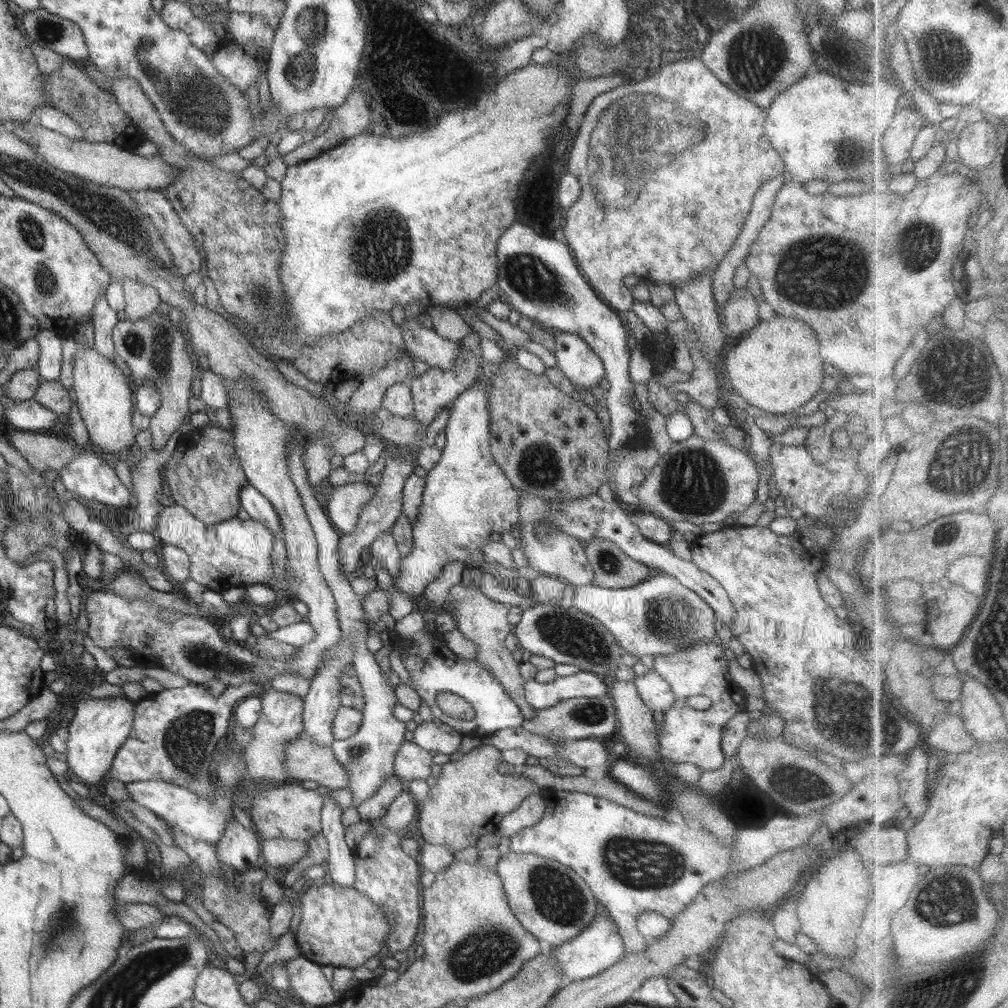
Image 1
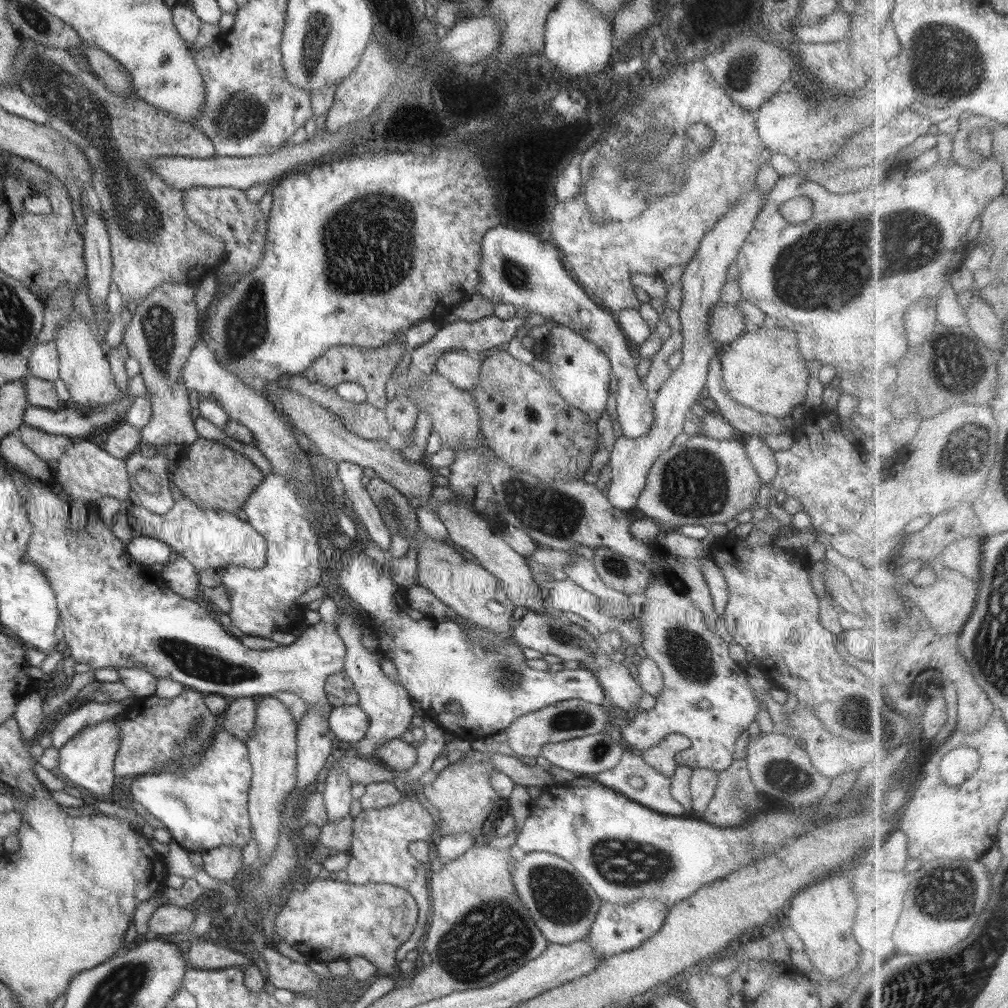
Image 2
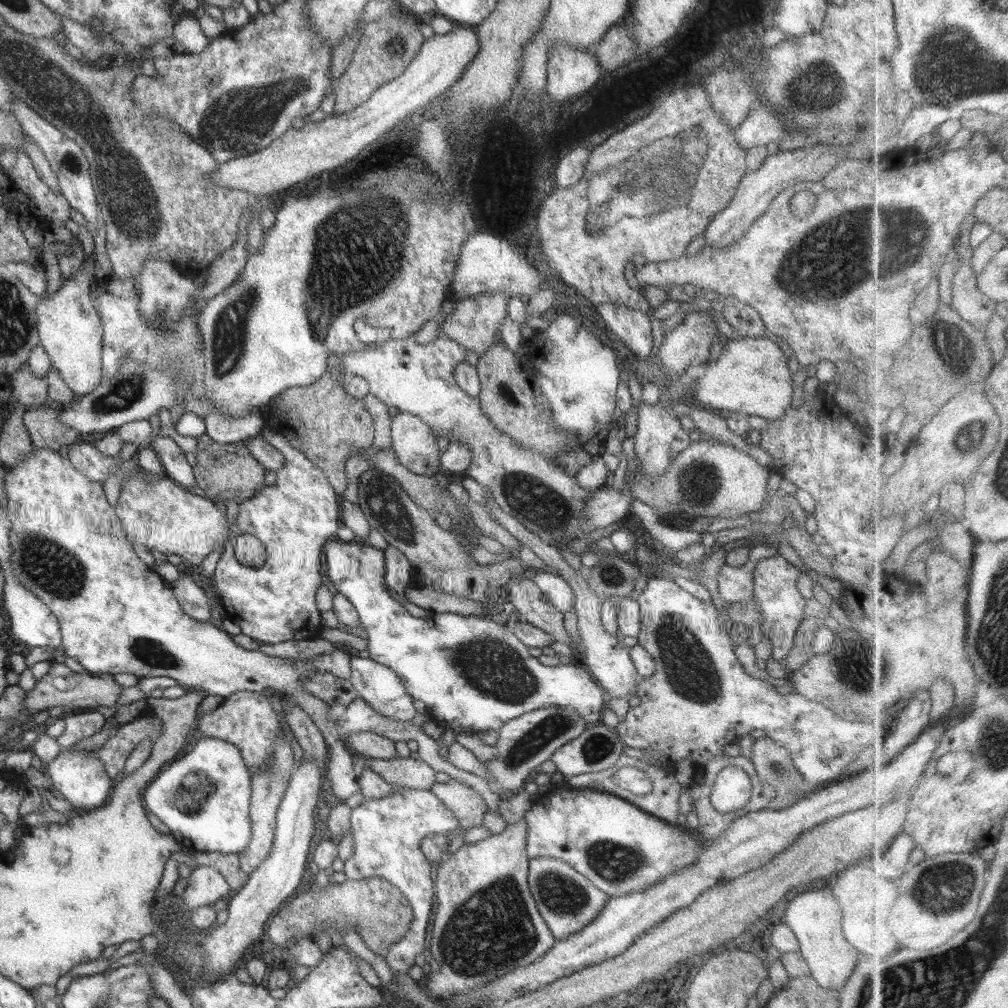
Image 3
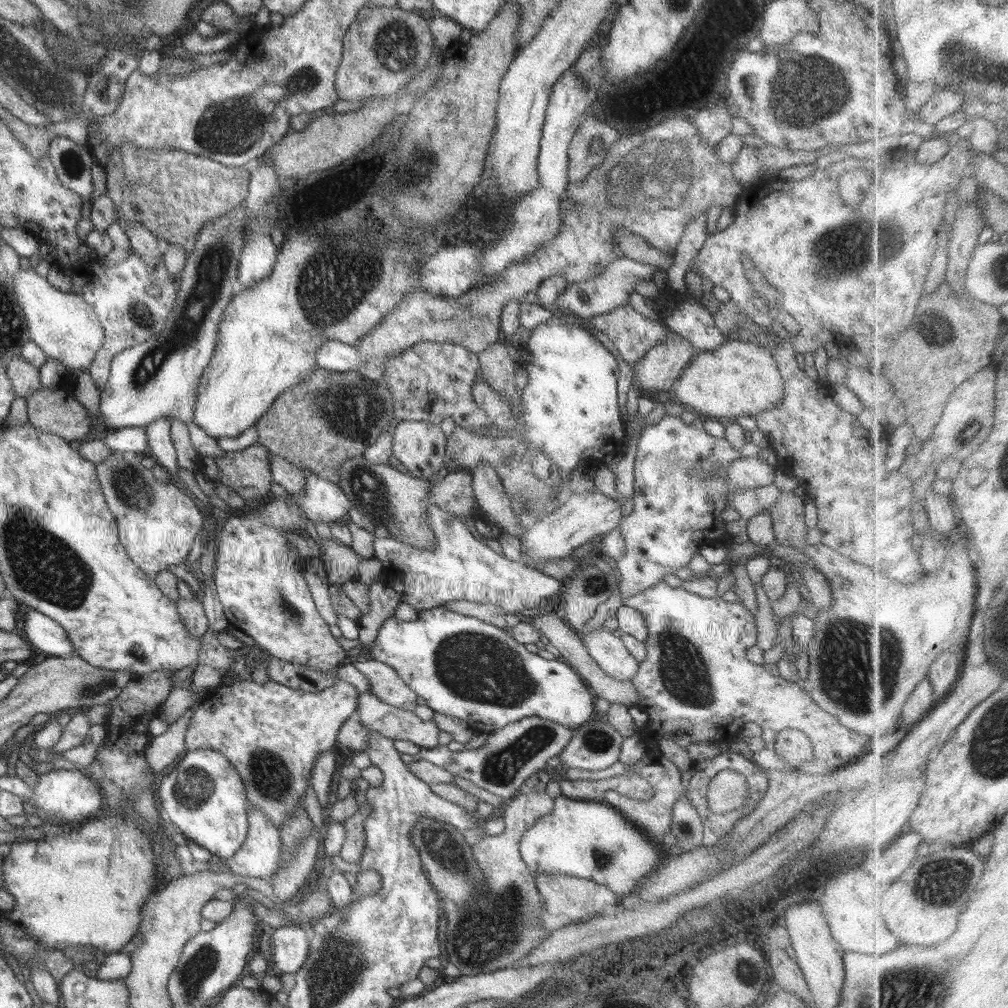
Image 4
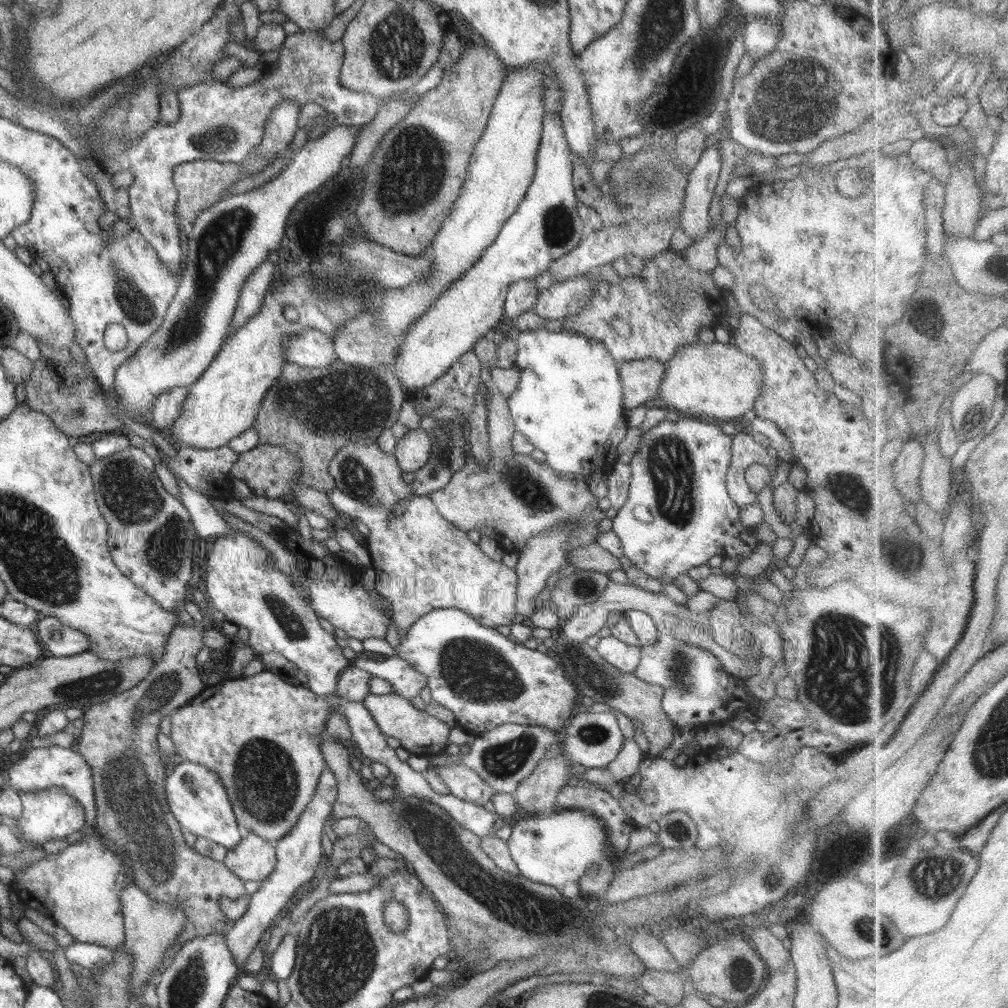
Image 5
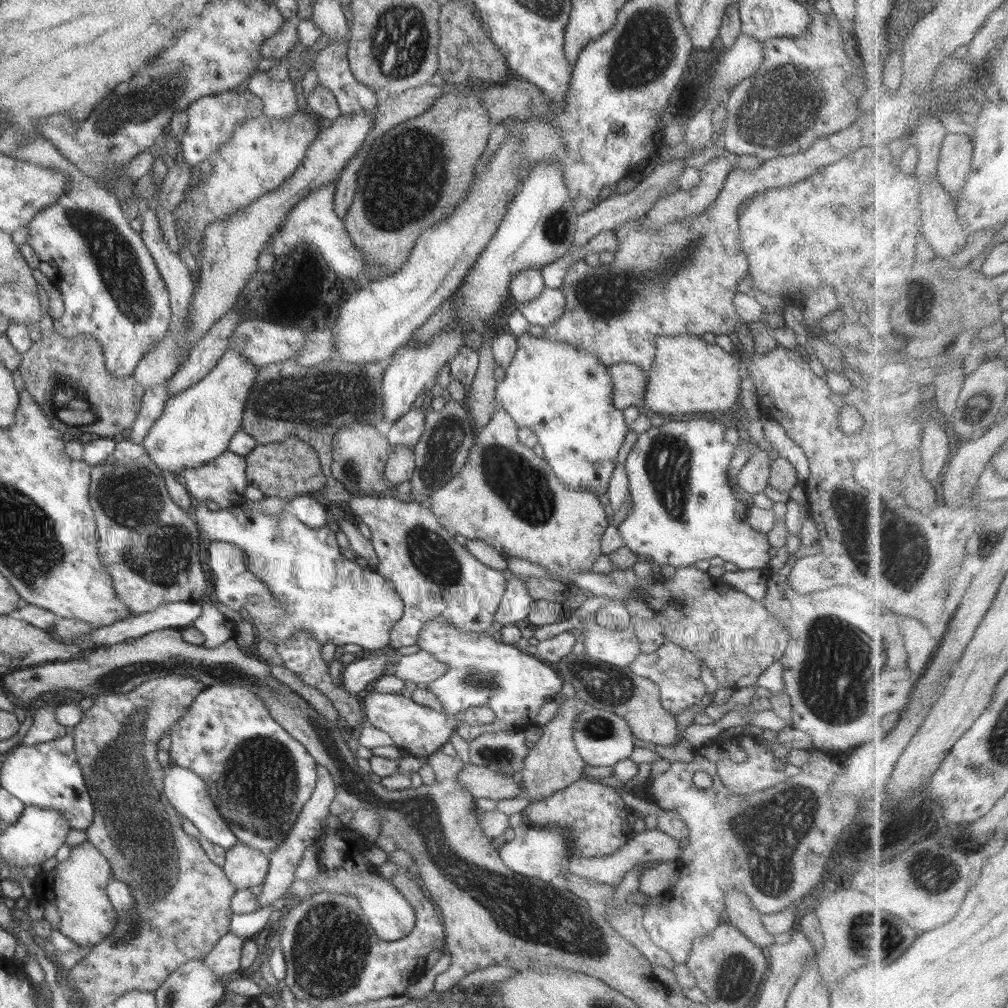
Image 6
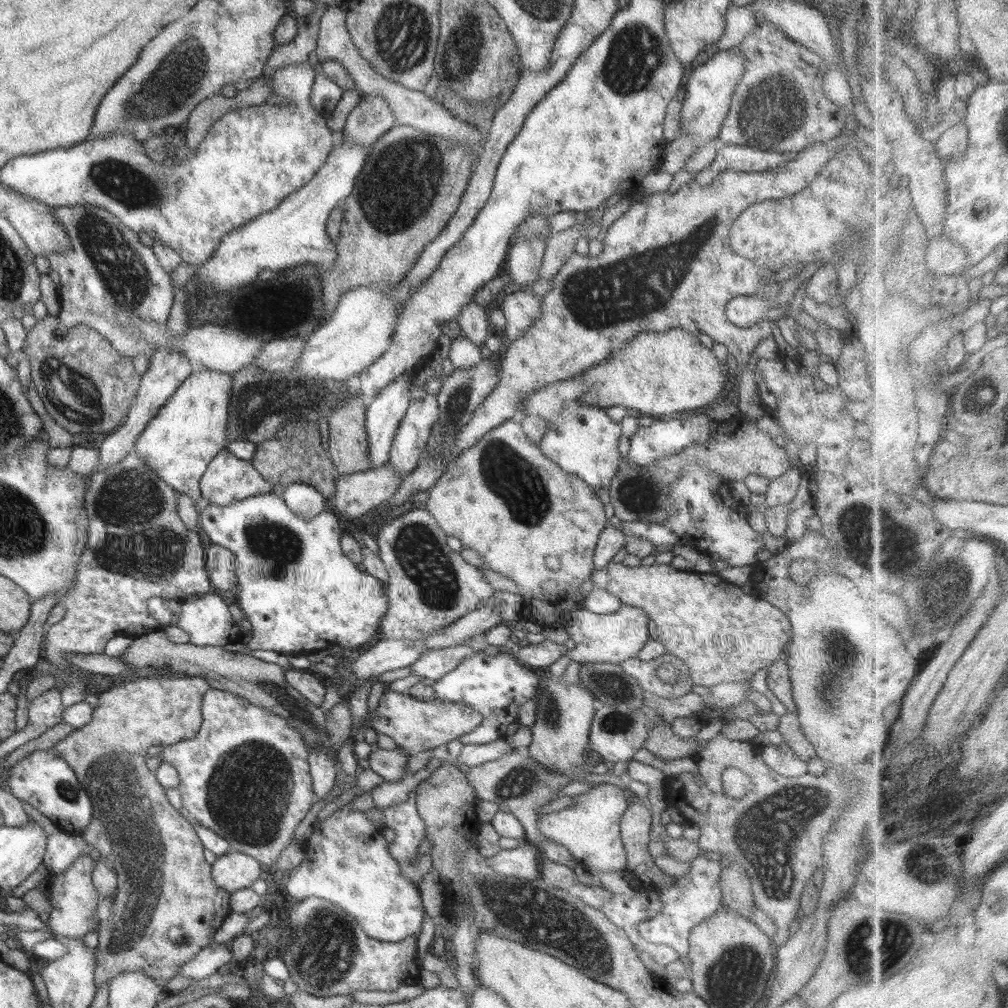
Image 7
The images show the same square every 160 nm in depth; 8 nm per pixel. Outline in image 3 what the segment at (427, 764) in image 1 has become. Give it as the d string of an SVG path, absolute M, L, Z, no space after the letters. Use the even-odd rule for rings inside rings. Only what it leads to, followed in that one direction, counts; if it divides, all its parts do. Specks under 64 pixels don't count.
M357 732L356 734L349 734L345 740L357 751L357 757L390 760L398 756L395 742L376 733Z

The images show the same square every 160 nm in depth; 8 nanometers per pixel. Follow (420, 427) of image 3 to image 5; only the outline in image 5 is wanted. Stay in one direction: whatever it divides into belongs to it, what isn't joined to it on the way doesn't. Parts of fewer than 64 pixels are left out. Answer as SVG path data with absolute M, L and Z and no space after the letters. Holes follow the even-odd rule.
M410 429L397 442L395 457L402 472L416 473L430 460L434 439L426 429Z

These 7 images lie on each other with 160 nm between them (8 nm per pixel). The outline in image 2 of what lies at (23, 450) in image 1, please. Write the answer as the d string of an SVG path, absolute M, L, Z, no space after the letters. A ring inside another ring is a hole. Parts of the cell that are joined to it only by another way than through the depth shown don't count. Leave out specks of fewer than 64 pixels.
M23 423L18 432L28 450L51 464L54 464L71 444L68 436L56 436L26 423Z

